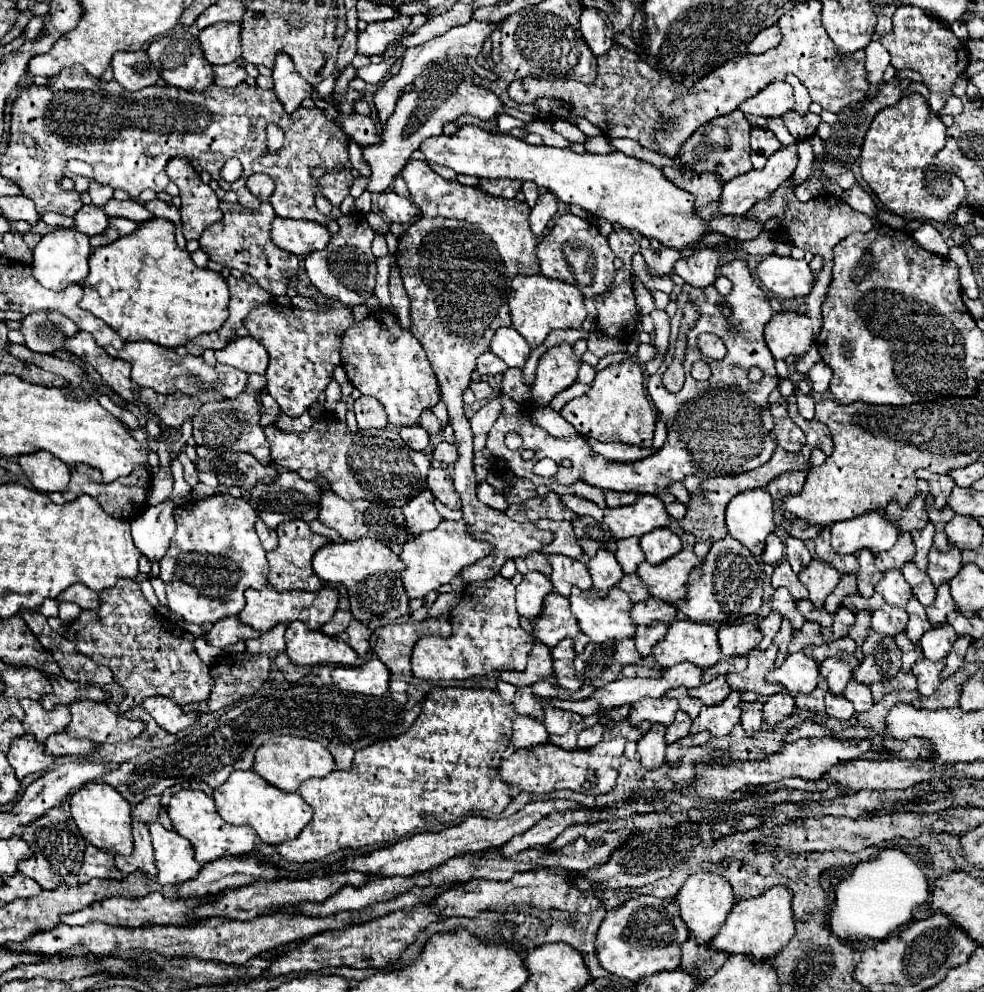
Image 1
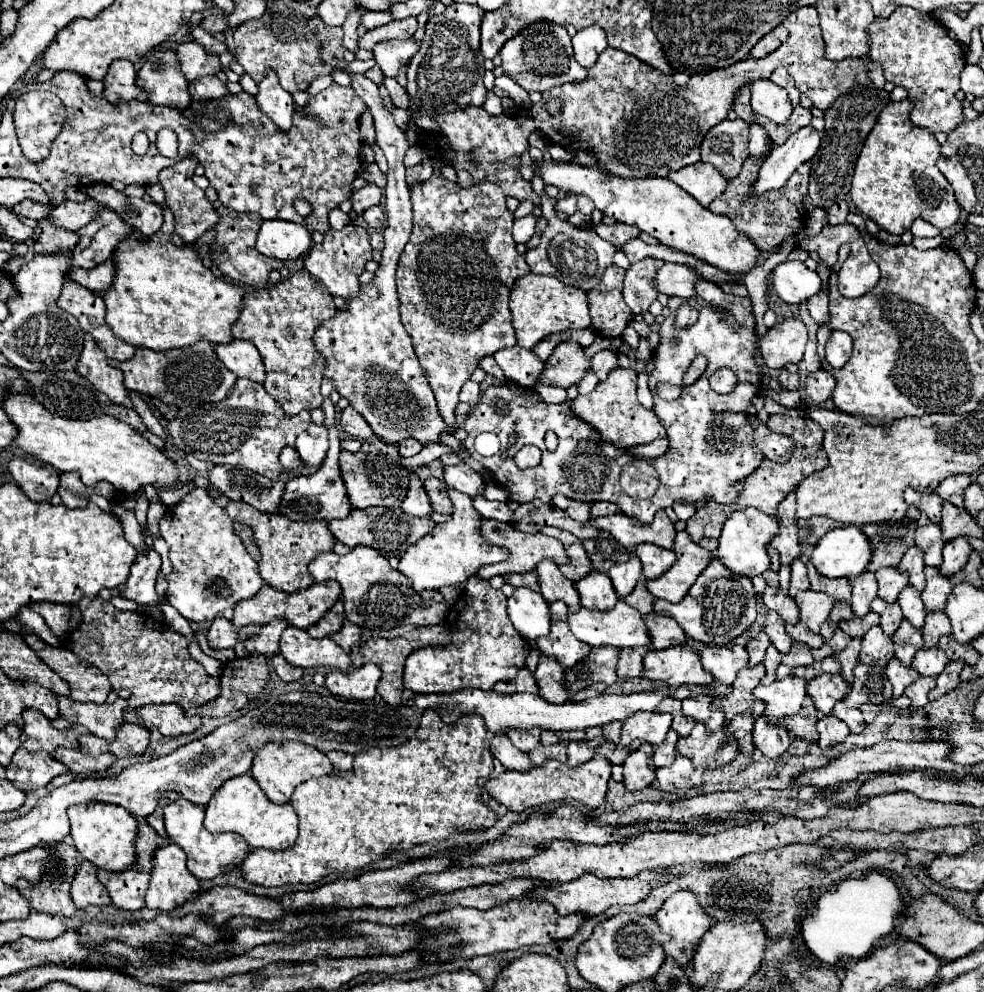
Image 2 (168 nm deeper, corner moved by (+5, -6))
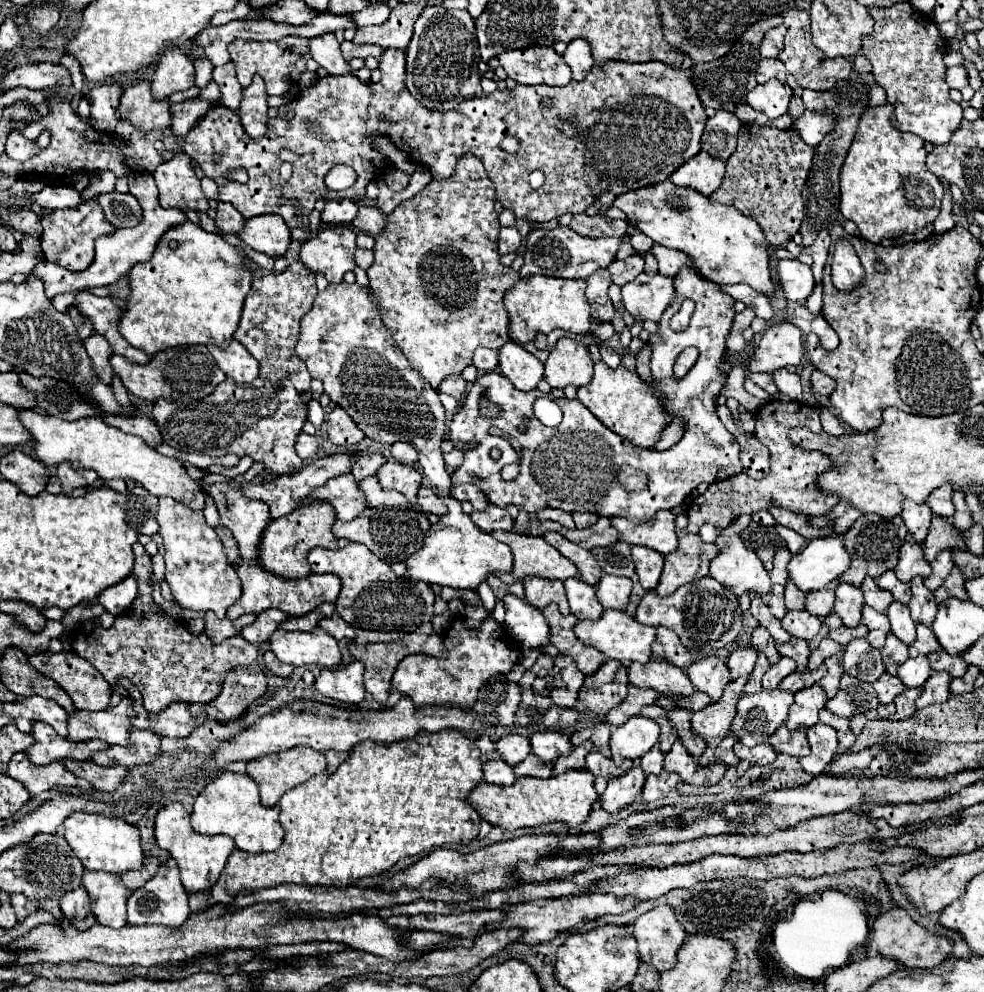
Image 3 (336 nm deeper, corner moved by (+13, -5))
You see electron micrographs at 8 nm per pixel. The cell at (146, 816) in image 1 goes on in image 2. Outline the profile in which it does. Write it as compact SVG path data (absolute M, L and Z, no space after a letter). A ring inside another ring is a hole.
M141 819L139 821L139 831L137 831L137 841L135 841L135 851L137 851L137 869L143 869L143 871L151 871L153 867L153 861L151 861L151 855L153 855L153 847L161 847L161 845L167 845L169 839L167 837L161 837L155 833L155 829L145 821Z

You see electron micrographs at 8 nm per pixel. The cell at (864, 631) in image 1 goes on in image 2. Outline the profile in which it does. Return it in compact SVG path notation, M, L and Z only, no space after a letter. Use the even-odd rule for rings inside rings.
M853 637L851 643L837 655L839 663L843 665L841 675L843 675L849 683L853 683L853 669L855 669L857 661L859 661L859 649L861 649L861 637Z

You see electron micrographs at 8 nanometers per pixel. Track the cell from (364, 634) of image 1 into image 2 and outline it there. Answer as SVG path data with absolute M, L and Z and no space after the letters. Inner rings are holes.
M345 621L343 627L341 627L341 631L333 633L331 639L333 639L335 643L339 643L339 647L341 647L345 653L351 653L351 647L361 639L361 629L359 629L357 625Z

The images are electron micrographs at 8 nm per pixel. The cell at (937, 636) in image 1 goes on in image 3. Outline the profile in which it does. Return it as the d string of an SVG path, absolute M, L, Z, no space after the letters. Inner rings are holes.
M909 658L901 668L899 668L899 680L907 688L921 688L927 678L933 674L929 666L929 658Z

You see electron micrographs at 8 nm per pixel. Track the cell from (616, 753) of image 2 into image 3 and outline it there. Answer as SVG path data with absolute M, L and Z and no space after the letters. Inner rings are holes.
M591 752L589 758L587 758L587 770L593 772L593 776L603 776L603 778L615 778L615 772L617 772L617 766L605 758L603 754L599 752Z

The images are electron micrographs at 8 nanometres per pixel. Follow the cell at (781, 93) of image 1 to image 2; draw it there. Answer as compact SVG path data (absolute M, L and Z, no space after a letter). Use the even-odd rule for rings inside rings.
M755 81L751 85L751 107L755 113L779 125L787 123L793 113L787 91L773 81Z

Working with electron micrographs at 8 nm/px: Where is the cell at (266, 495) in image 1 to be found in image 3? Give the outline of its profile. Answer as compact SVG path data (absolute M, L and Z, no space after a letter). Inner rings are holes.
M351 473L341 475L341 478L331 478L325 486L321 486L321 490L313 490L305 502L311 500L329 502L339 520L353 520L367 508L365 494L361 494L361 488Z

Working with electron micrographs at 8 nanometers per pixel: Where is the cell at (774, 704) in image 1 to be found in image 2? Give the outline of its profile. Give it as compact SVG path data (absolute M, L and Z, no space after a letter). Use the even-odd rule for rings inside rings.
M761 715L753 727L753 743L763 755L777 757L787 751L791 737L781 723L773 725L773 723L769 723L769 719L765 715Z

